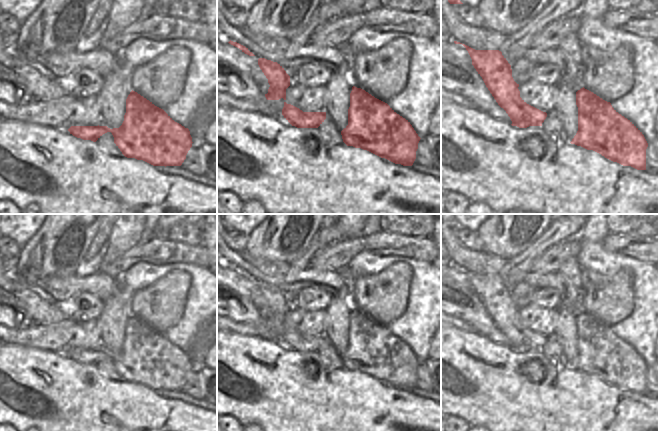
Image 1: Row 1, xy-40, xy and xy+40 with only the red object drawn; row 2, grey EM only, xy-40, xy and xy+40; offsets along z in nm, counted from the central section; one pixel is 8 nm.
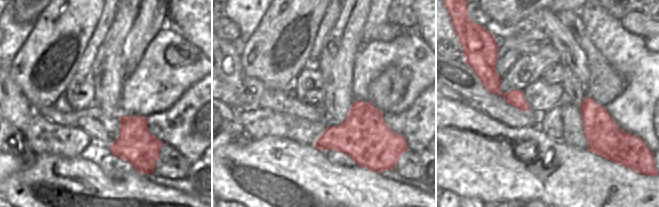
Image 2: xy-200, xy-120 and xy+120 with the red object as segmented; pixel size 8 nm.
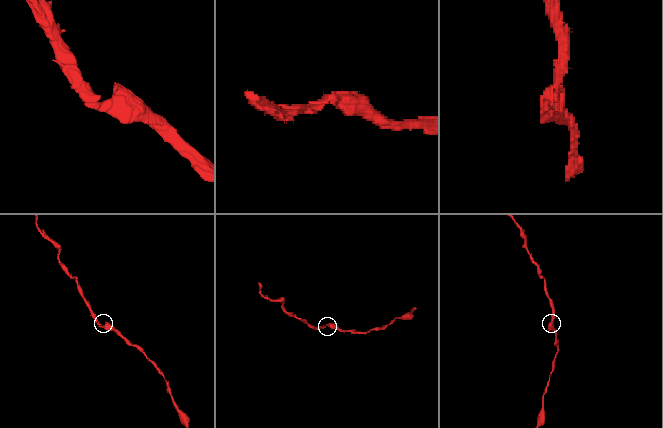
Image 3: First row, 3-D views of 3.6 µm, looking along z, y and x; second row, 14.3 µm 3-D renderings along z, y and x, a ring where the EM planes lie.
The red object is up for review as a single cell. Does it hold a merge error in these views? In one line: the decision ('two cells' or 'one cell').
one cell

